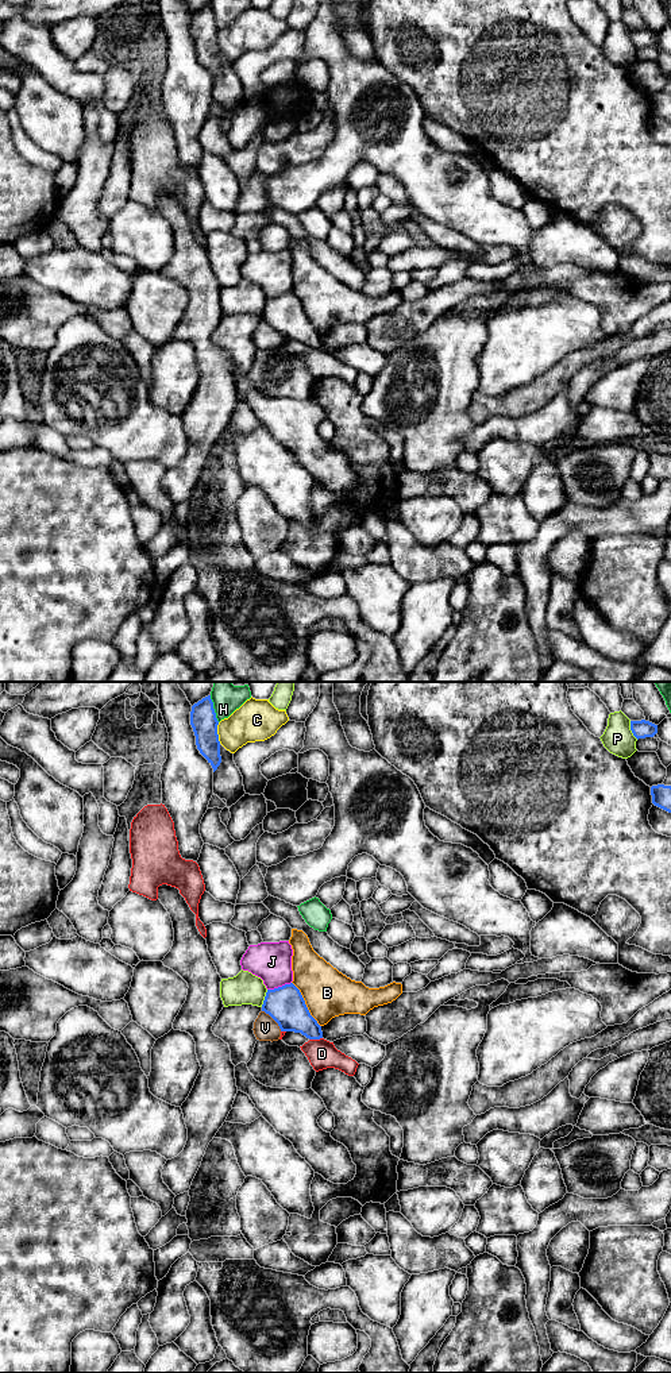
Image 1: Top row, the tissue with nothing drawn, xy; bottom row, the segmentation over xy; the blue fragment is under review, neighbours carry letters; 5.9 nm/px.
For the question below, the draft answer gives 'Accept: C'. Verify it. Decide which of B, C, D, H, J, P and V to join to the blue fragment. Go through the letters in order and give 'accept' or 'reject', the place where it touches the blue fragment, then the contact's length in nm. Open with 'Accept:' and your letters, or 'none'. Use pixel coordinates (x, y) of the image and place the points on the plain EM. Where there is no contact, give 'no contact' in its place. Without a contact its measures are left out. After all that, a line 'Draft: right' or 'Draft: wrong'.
Accept: none
B: reject; meets blue in xy at (305, 313); contact 320 nm long
C: reject; meets blue in xy at (216, 42); contact 130 nm long
D: reject; meets blue in xy at (315, 347); contact 80 nm long
H: reject; meets blue in xy at (213, 18); contact 170 nm long
J: reject; meets blue in xy at (278, 296); contact 150 nm long
P: reject; meets blue in xy at (631, 38); contact 120 nm long
V: reject; meets blue in xy at (273, 327); contact 170 nm long
Draft: wrong

